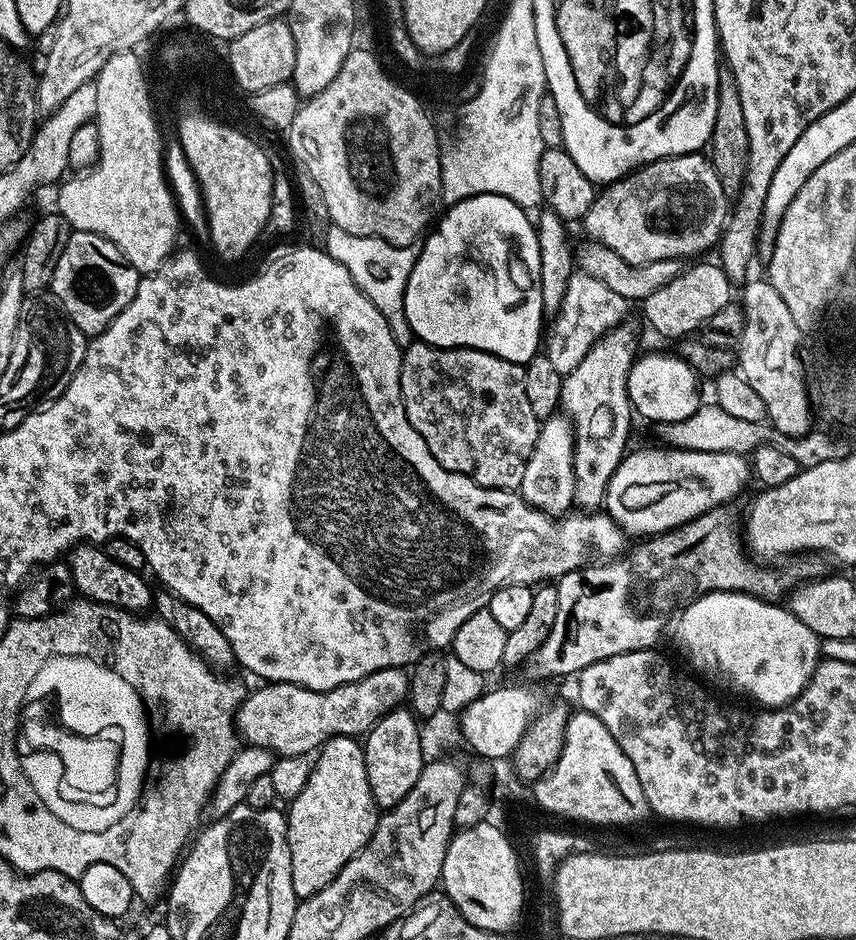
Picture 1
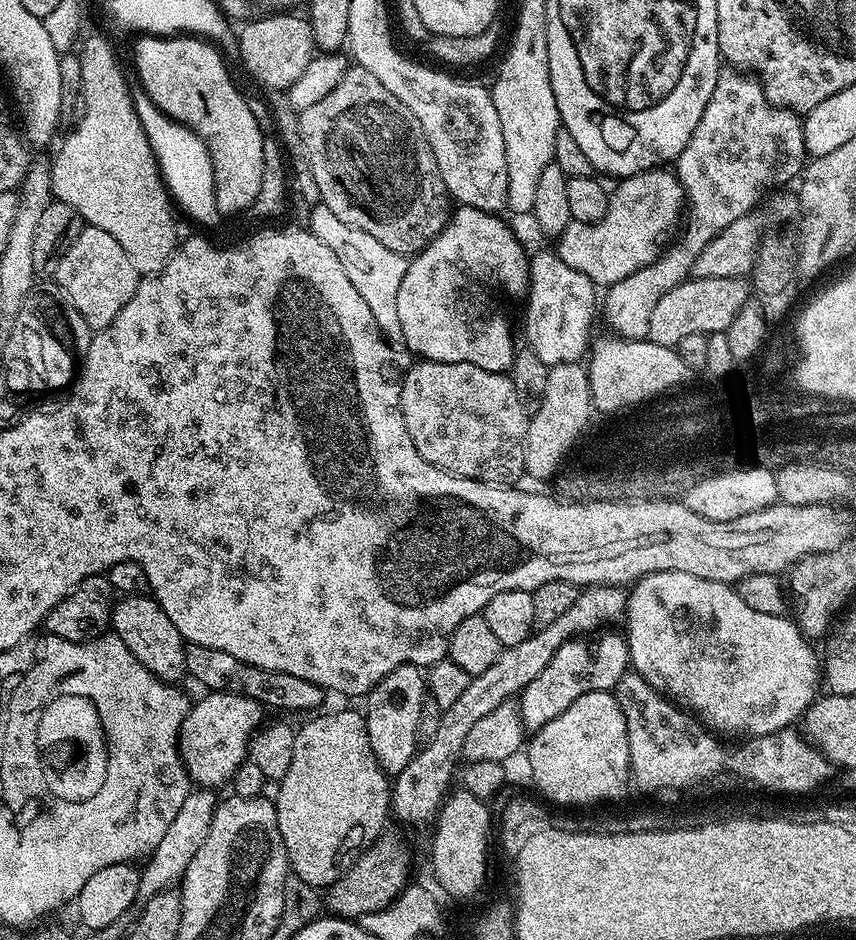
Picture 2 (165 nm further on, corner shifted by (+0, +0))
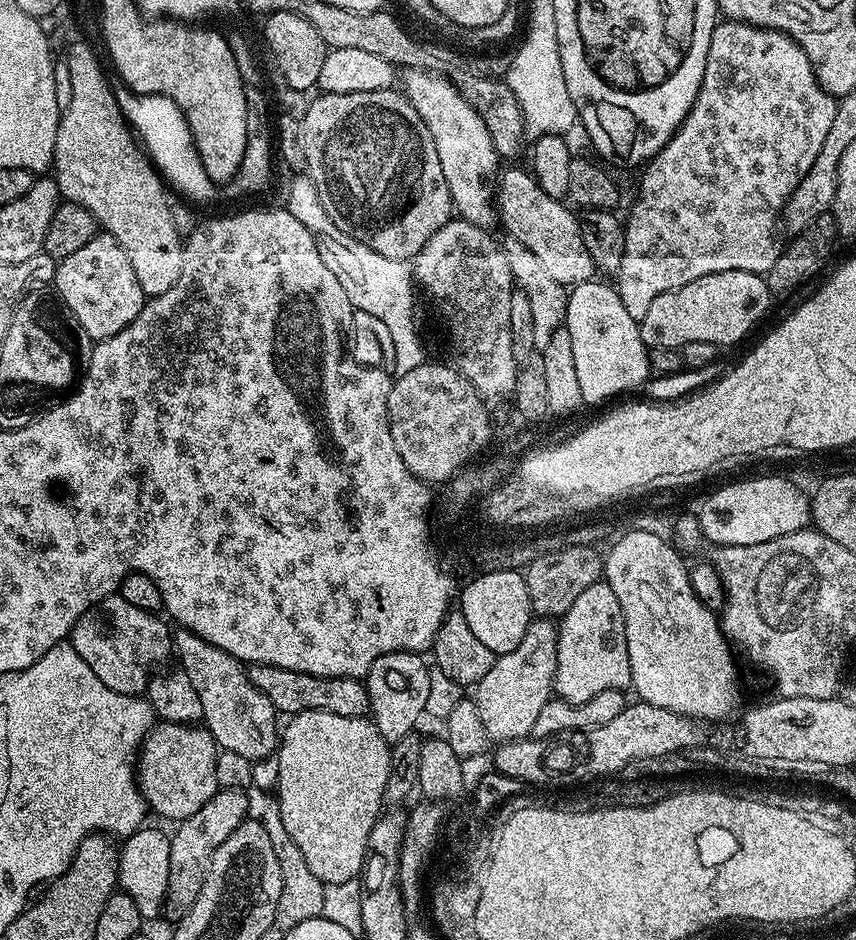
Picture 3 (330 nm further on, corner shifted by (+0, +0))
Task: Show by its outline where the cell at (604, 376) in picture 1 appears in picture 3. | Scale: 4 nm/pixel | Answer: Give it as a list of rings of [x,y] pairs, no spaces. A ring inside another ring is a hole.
[[[725,19],[717,23],[714,34],[710,34],[710,54],[706,54],[706,74],[702,78],[698,98],[678,131],[670,138],[670,142],[666,142],[660,153],[643,165],[640,189],[636,192],[632,213],[626,216],[622,266],[619,272],[615,273],[614,287],[632,319],[640,321],[646,318],[650,302],[654,302],[658,294],[666,294],[666,290],[678,290],[678,286],[686,286],[686,282],[694,282],[694,278],[718,274],[722,270],[746,270],[761,274],[769,272],[782,251],[782,244],[776,241],[776,223],[781,223],[784,206],[790,194],[794,194],[798,182],[802,182],[810,166],[814,166],[814,158],[818,158],[818,150],[822,150],[822,142],[826,142],[826,134],[834,122],[837,103],[837,97],[831,96],[818,82],[816,71],[812,69],[810,58],[804,53],[802,46],[798,46],[798,42],[791,40],[785,32],[773,28],[759,28],[753,24],[744,24],[740,20]]]

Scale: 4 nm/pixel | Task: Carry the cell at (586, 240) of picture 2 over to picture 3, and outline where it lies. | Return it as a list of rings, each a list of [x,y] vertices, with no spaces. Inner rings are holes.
[[[512,168],[499,177],[495,209],[499,223],[504,223],[505,230],[512,232],[511,239],[530,250],[530,254],[542,262],[542,270],[547,270],[554,282],[573,286],[593,279],[592,259],[590,254],[586,254],[586,246],[582,246],[577,213],[564,200],[550,198],[550,194],[538,186],[531,171]]]

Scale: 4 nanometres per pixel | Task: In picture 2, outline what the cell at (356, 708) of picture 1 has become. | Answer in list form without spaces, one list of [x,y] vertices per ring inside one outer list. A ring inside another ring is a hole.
[[[208,692],[197,704],[195,701],[180,727],[180,761],[188,771],[189,781],[204,790],[219,789],[219,784],[227,785],[234,770],[249,759],[248,745],[265,723],[264,715],[264,705],[254,698],[229,692]]]

